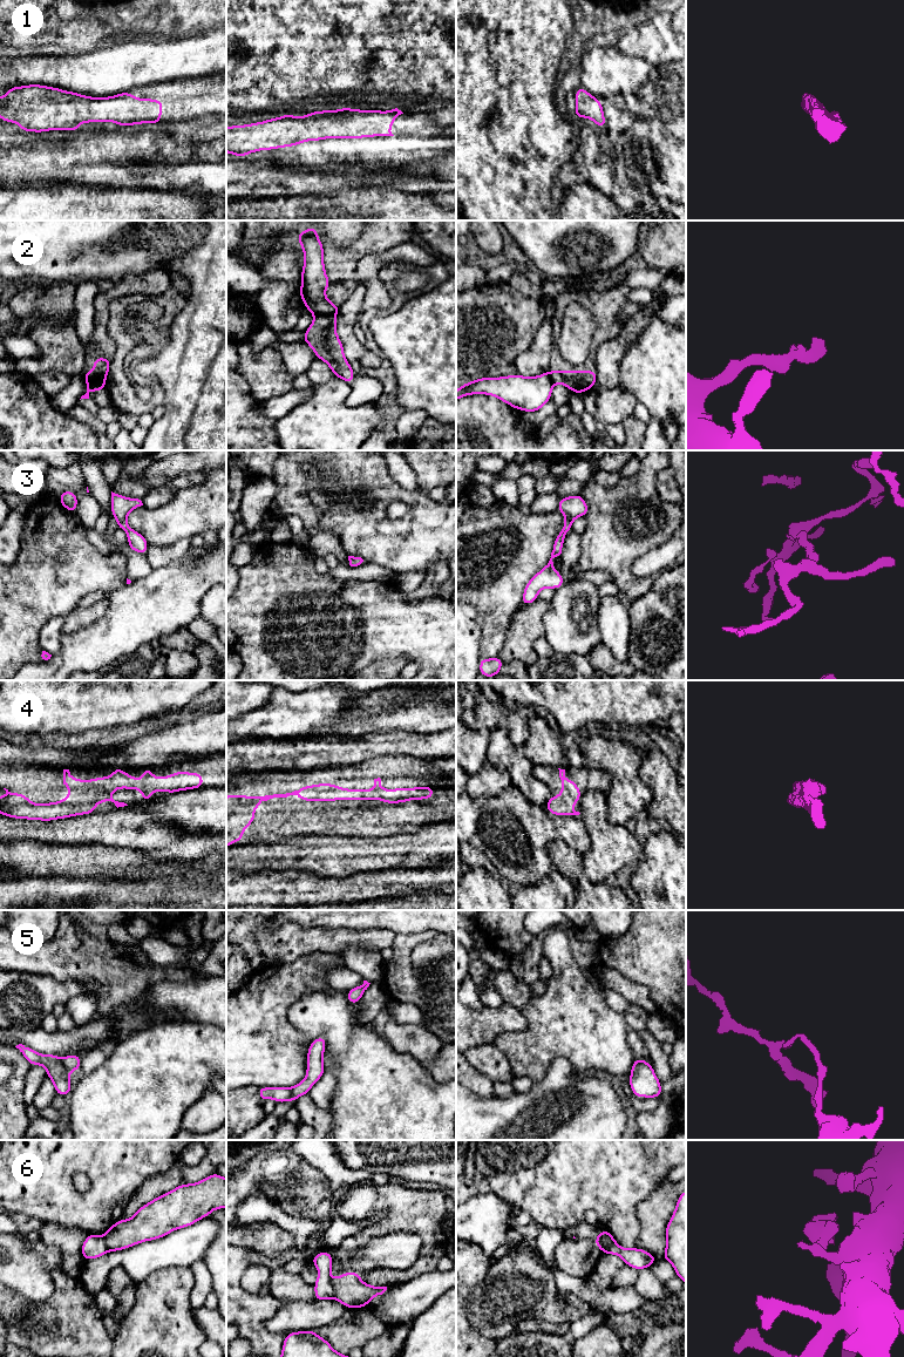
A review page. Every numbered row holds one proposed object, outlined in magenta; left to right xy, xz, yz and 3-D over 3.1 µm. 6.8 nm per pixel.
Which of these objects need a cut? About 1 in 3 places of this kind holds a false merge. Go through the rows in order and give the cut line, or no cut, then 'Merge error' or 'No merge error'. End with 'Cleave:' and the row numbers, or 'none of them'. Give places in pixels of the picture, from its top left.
1: No split. No merge error
2: Split along xz (314, 314), (334, 316). Merge error
3: No split. No merge error
4: No split. No merge error
5: Split along xy (59, 1058), (67, 1071). Merge error
6: Split along xz (330, 1279), (334, 1297). Merge error
Cleave: 2, 5, 6

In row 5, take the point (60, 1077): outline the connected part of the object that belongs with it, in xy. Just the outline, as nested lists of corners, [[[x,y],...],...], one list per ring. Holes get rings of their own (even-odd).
[[[19,1044],[15,1046],[20,1050],[27,1061],[33,1065],[42,1065],[47,1070],[47,1077],[49,1077],[54,1084],[57,1095],[66,1097],[72,1091],[70,1076],[63,1067],[61,1059],[55,1054],[40,1054],[28,1046]]]

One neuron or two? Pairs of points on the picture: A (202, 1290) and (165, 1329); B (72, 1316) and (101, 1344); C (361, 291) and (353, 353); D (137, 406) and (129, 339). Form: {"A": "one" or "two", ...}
{"A": "two", "B": "one", "C": "one", "D": "one"}

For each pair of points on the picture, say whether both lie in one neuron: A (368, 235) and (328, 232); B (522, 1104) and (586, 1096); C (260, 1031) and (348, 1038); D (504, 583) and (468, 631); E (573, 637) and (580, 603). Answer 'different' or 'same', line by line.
A: different
B: same
C: different
D: different
E: same

